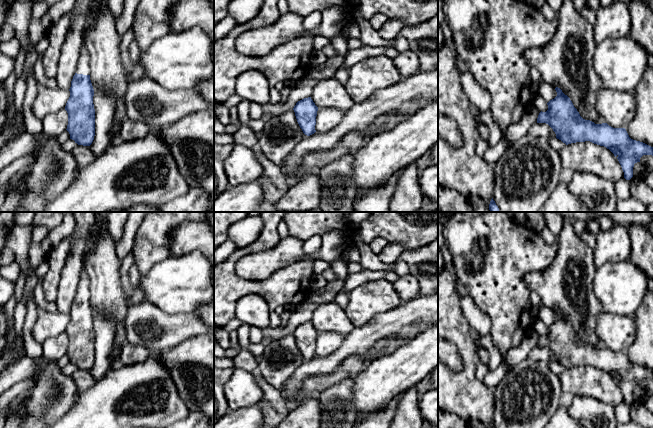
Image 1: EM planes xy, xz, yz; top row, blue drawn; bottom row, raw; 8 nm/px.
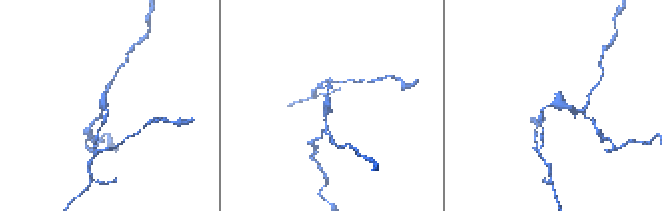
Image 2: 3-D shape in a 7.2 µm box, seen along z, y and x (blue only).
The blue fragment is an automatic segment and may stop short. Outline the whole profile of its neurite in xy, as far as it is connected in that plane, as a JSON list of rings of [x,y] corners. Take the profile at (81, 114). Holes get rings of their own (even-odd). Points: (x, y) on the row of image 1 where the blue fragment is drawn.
[[[83,42],[80,57],[77,63],[76,72],[71,81],[70,97],[66,103],[65,110],[68,113],[67,131],[70,139],[78,145],[90,146],[95,136],[95,109],[93,104],[94,89],[90,80],[89,67],[90,54]]]

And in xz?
[[[311,97],[298,101],[293,110],[303,133],[307,136],[314,134],[316,132],[315,125],[318,107]]]

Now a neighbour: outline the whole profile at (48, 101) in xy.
[[[40,87],[32,105],[32,111],[37,118],[43,119],[50,113],[55,113],[64,109],[69,97],[69,90]]]

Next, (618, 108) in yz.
[[[602,88],[596,93],[596,109],[613,128],[627,128],[636,114],[634,92],[613,91]]]

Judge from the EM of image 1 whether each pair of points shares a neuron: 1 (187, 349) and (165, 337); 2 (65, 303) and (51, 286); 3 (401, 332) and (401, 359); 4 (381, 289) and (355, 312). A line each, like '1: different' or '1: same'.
1: different
2: different
3: different
4: same

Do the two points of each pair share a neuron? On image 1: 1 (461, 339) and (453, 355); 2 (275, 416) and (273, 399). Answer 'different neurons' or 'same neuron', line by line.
1: different neurons
2: same neuron

